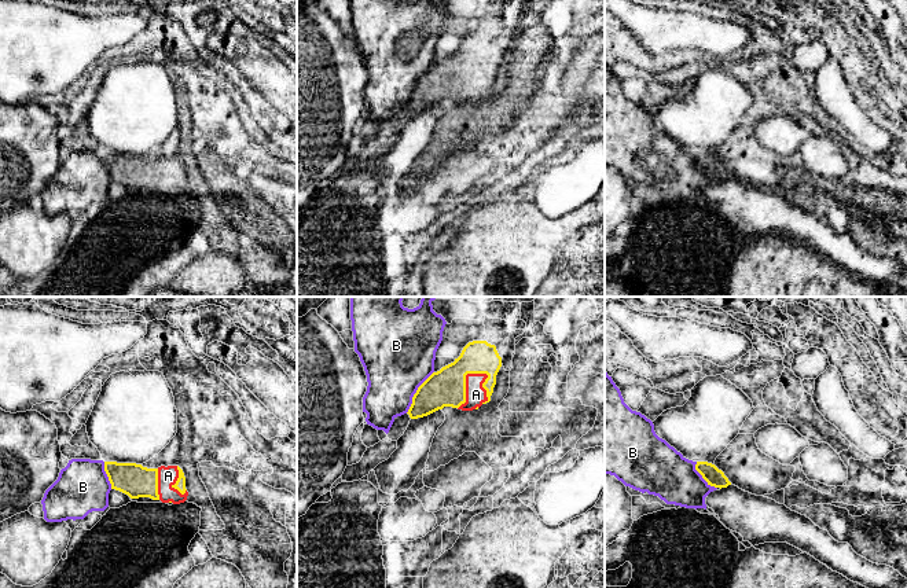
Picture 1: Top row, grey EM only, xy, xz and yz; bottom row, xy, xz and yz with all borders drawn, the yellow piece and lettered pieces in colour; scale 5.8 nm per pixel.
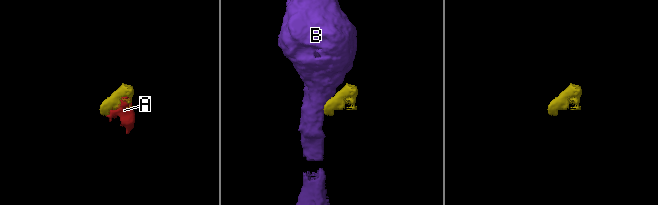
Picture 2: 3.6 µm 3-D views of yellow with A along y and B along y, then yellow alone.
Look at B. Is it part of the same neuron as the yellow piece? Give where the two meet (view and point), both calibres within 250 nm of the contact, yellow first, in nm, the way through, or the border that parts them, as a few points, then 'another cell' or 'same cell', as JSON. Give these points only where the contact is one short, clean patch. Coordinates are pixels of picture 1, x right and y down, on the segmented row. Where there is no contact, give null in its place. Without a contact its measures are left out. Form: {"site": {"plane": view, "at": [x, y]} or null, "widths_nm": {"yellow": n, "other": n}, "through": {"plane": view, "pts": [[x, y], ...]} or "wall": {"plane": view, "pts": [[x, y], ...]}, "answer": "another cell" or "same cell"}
{"site": {"plane": "xz", "at": [417, 392]}, "widths_nm": {"yellow": 220, "other": 420}, "wall": {"plane": "xz", "pts": [[433, 371], [418, 388], [406, 412]]}, "answer": "another cell"}

